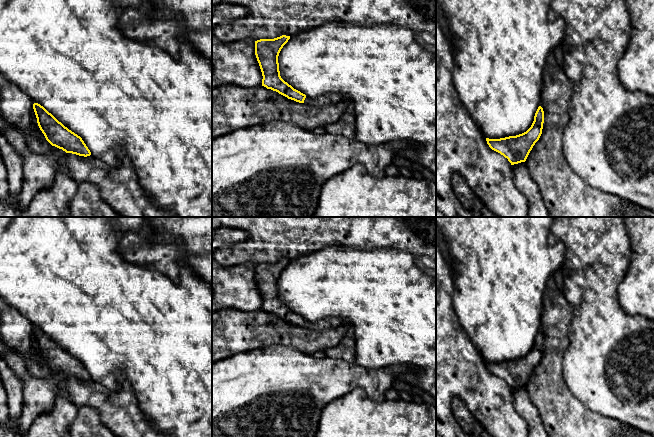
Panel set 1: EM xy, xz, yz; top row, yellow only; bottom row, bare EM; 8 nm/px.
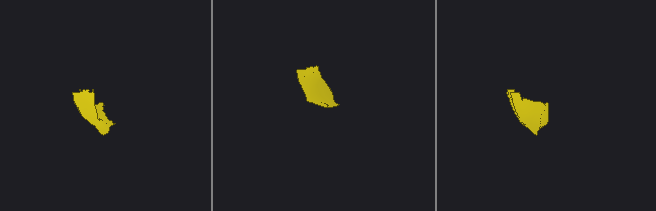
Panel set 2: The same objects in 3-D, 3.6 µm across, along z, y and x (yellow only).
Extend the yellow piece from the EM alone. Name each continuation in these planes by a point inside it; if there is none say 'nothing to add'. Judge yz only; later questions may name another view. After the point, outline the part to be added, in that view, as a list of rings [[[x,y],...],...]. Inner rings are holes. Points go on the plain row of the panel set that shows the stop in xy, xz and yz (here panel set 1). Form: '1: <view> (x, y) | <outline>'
nothing to add

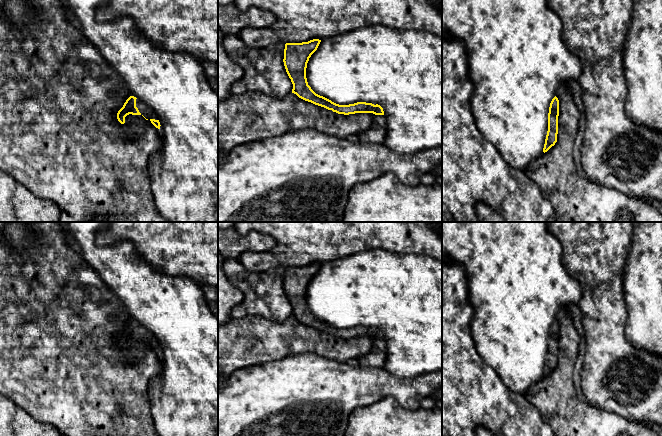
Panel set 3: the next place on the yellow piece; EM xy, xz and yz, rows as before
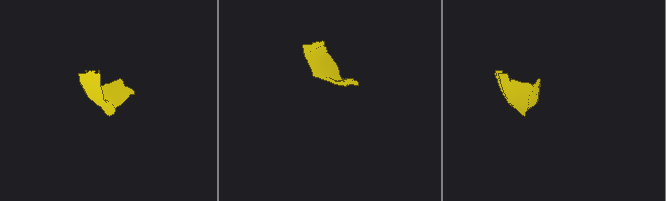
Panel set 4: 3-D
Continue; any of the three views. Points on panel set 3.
1: xy (143, 332) | [[[136,323],[136,331],[138,332],[141,339],[143,339],[150,347],[151,343],[158,344],[155,337],[144,327],[142,327],[139,323]]]

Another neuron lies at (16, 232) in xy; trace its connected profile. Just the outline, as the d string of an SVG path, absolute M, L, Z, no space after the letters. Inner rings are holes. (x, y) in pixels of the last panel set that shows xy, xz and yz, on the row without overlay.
M9 222L4 227L4 234L11 244L18 250L22 250L29 246L31 242L31 234L27 230L28 225L35 222Z

